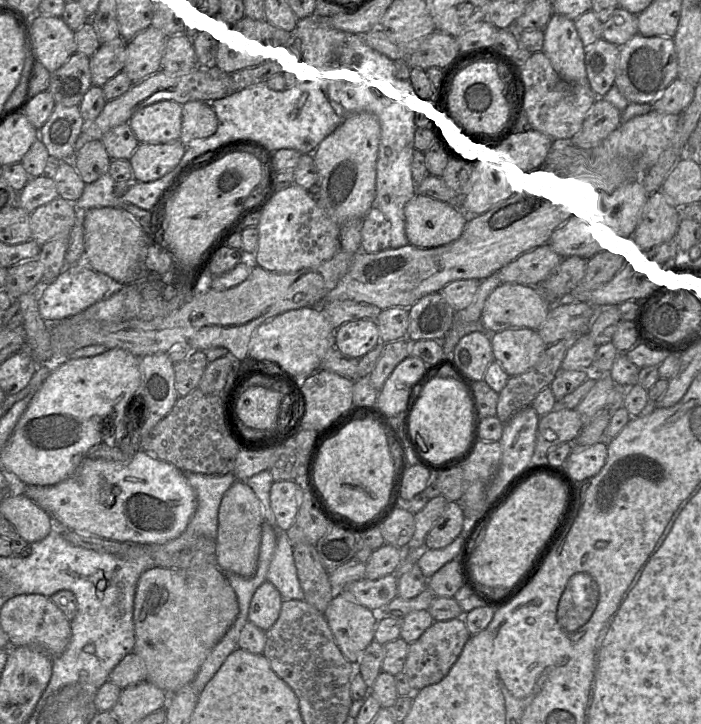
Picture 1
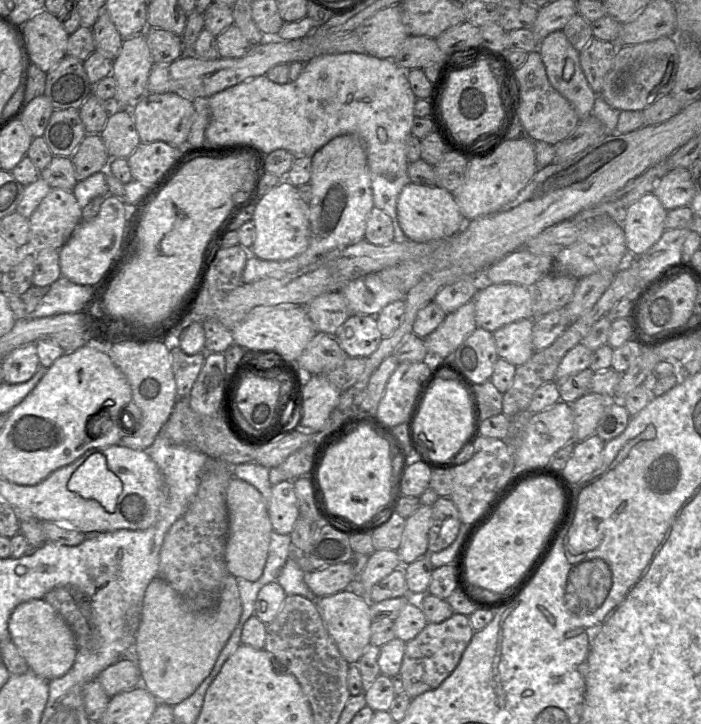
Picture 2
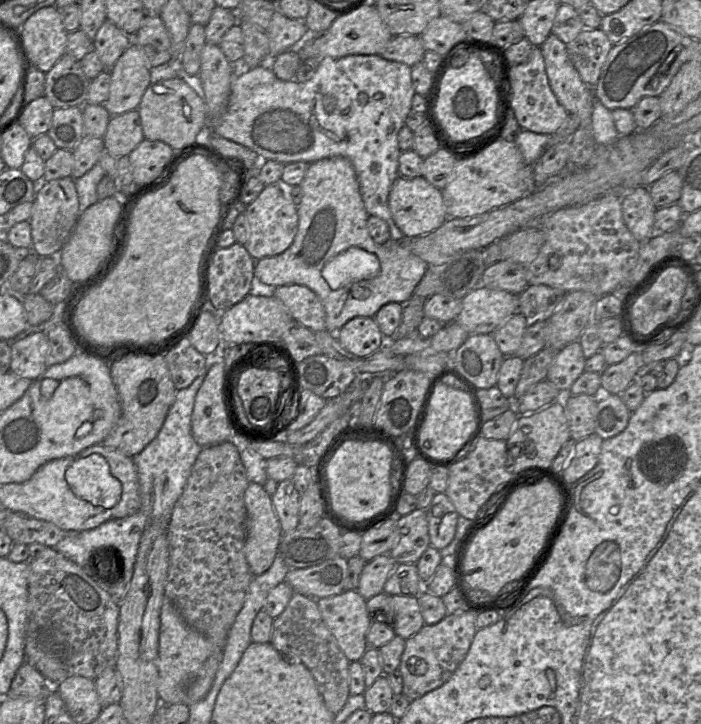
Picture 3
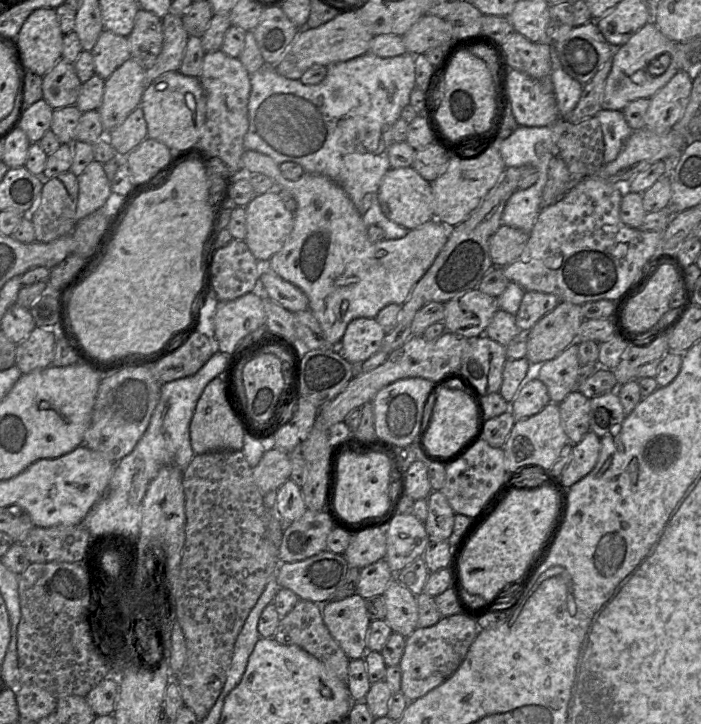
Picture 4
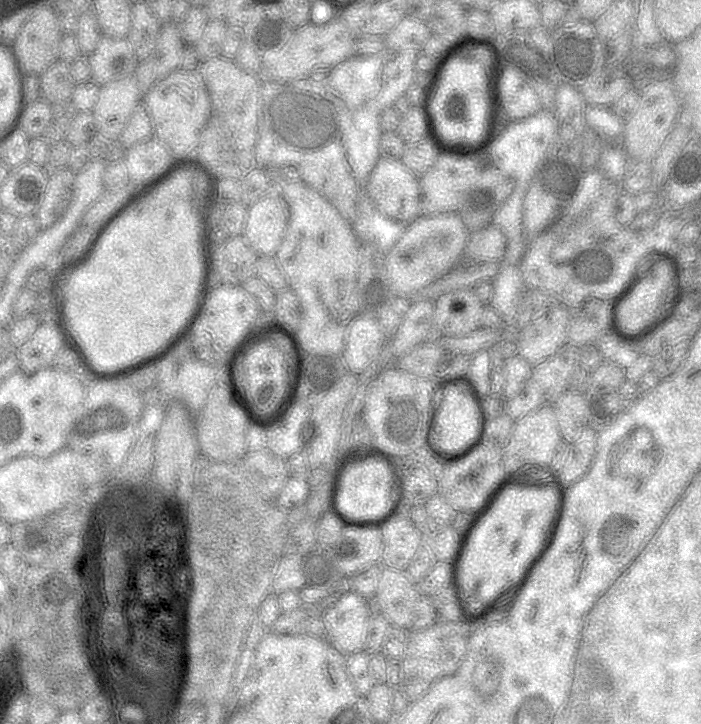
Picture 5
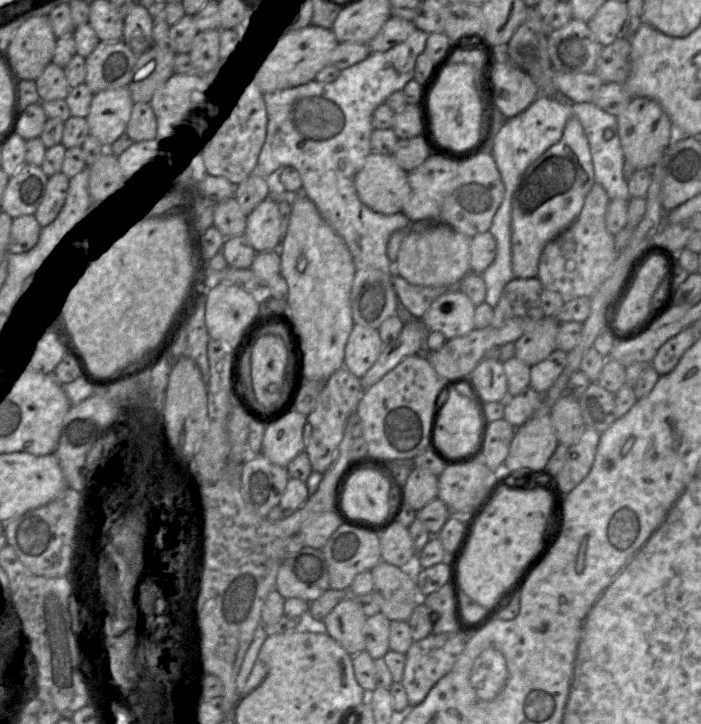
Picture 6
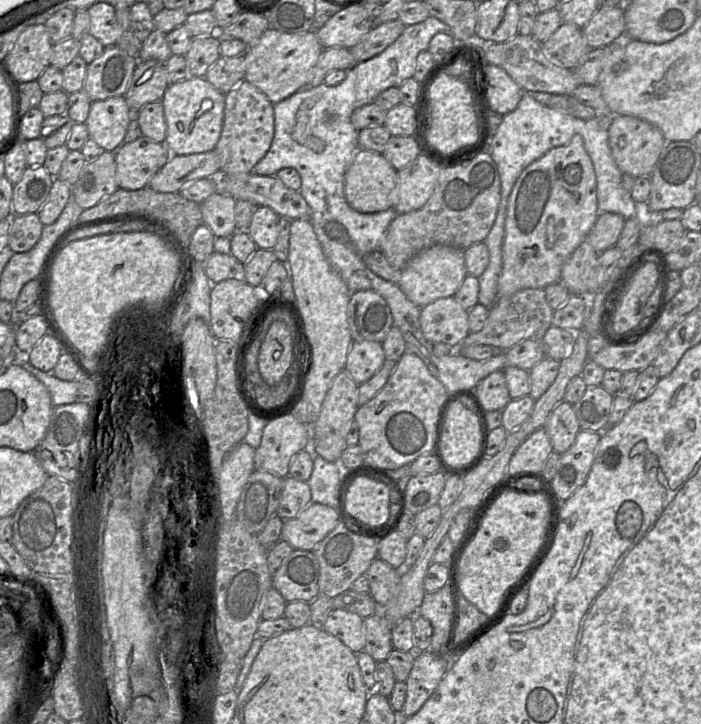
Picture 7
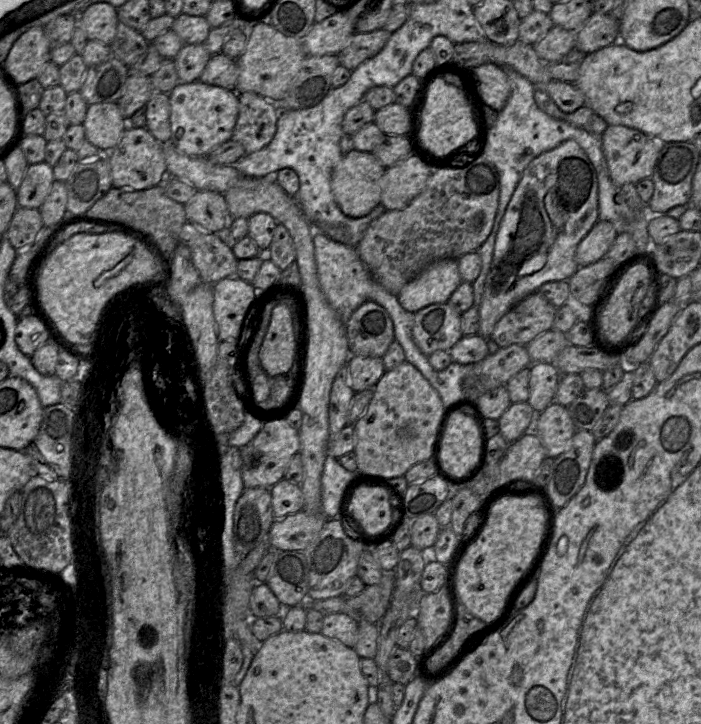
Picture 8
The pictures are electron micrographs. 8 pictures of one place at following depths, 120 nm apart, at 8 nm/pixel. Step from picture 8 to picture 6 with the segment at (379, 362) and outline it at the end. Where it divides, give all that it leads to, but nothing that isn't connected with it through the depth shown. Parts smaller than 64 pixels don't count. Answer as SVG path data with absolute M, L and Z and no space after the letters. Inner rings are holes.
M354 324L344 351L344 367L361 379L378 359L383 347L378 329Z

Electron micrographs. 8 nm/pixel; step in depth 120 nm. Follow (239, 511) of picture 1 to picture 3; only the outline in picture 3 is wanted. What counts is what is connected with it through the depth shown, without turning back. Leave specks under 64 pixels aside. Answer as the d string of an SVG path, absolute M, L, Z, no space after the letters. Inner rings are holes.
M249 482L244 493L247 511L245 557L253 576L269 569L278 552L282 529L271 496L263 485Z

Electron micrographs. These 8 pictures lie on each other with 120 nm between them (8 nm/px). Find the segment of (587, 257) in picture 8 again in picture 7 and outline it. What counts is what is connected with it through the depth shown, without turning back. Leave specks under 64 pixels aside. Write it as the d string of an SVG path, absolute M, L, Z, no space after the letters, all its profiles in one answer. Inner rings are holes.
M600 212L587 239L598 253L616 245L626 219L613 212Z

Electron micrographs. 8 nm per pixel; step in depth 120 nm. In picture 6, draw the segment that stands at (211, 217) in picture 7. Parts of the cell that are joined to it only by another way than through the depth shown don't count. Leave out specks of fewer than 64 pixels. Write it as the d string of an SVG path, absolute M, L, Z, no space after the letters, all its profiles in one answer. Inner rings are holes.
M230 197L216 204L213 226L224 237L240 236L245 233L246 218L235 197Z

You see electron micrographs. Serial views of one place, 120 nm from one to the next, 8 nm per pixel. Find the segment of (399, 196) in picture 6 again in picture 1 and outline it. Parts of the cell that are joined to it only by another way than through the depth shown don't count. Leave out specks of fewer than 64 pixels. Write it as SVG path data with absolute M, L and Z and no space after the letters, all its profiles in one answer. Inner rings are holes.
M416 193L405 205L408 242L419 248L434 248L457 240L469 216L451 204Z

